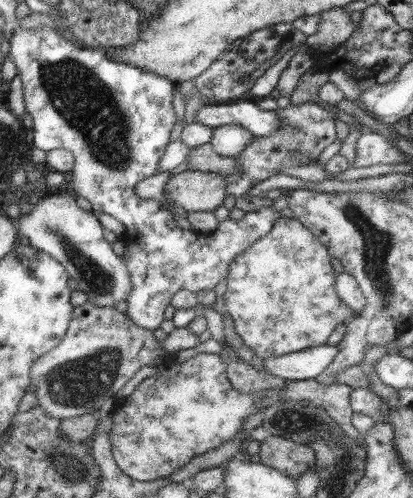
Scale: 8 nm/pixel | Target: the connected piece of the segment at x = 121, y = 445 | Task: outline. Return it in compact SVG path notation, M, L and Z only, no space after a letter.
M196 355L189 360L189 366L191 368L183 368L185 372L167 372L167 368L155 366L153 376L139 382L129 396L118 401L107 439L114 464L125 476L139 482L166 477L185 466L191 458L233 441L247 416L285 398L321 408L350 440L364 448L361 434L350 421L353 412L349 406L349 394L352 388L348 385L332 383L322 386L313 379L297 380L287 381L278 390L240 394L227 380L226 364L219 355Z

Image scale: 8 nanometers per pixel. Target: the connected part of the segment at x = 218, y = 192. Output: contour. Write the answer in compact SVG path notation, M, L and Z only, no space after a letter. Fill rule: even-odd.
M186 169L170 175L162 189L164 198L186 212L212 212L226 196L225 177Z

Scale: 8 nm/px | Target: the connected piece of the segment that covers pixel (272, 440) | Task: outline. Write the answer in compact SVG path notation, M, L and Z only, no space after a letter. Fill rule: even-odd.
M268 435L260 442L258 456L260 463L291 479L315 466L314 453L307 446L291 443L279 436Z

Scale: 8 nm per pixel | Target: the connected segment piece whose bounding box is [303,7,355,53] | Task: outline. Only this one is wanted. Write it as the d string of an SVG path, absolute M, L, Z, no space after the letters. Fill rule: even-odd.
M342 7L329 8L319 15L321 18L317 32L306 36L303 43L318 53L329 53L349 38L349 34L355 30L355 25Z

